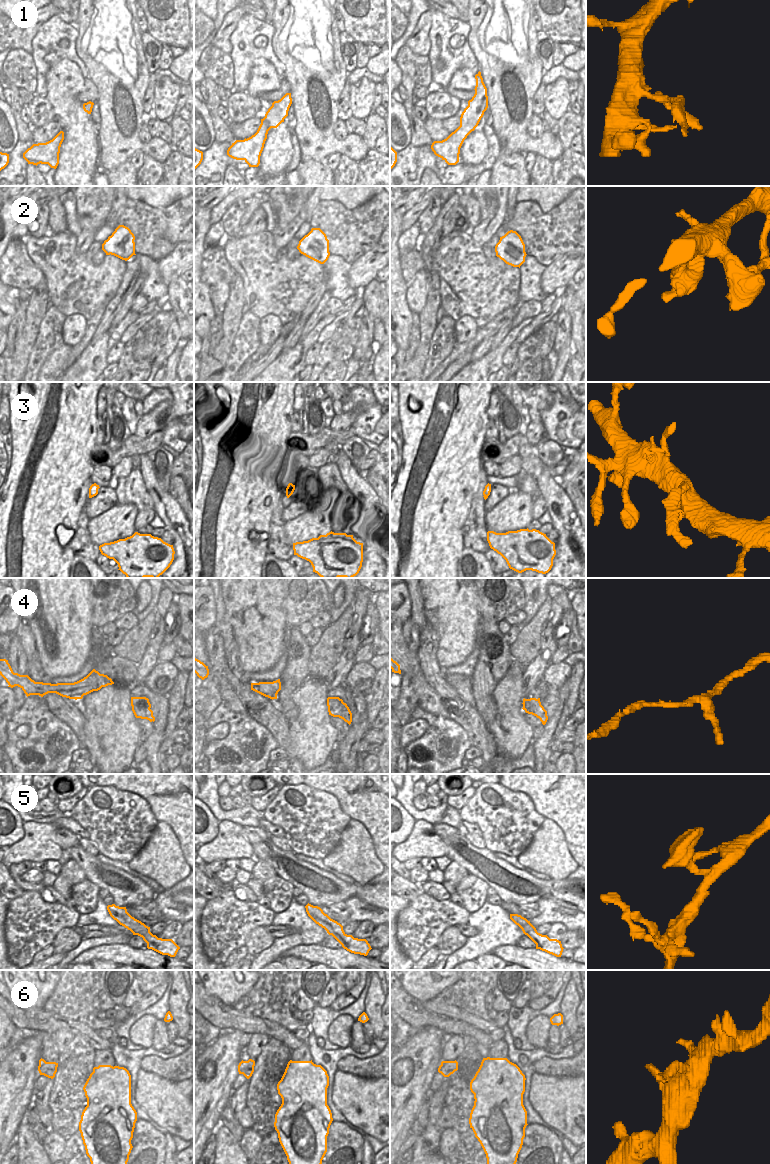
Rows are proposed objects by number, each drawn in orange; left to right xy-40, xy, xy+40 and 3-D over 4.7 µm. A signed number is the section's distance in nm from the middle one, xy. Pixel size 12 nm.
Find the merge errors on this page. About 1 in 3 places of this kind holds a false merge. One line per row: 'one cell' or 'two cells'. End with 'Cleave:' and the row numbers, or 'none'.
1: one cell
2: two cells
3: two cells
4: two cells
5: one cell
6: one cell
Cleave: 2, 3, 4

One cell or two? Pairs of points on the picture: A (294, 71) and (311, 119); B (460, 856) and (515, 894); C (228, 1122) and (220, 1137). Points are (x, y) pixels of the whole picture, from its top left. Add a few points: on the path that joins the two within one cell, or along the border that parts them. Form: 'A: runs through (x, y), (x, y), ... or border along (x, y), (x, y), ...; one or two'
A: runs through (306, 83), (307, 103), (310, 107); one
B: runs through (474, 860), (501, 886); one
C: border along (220, 1124), (229, 1131), (238, 1143); two

